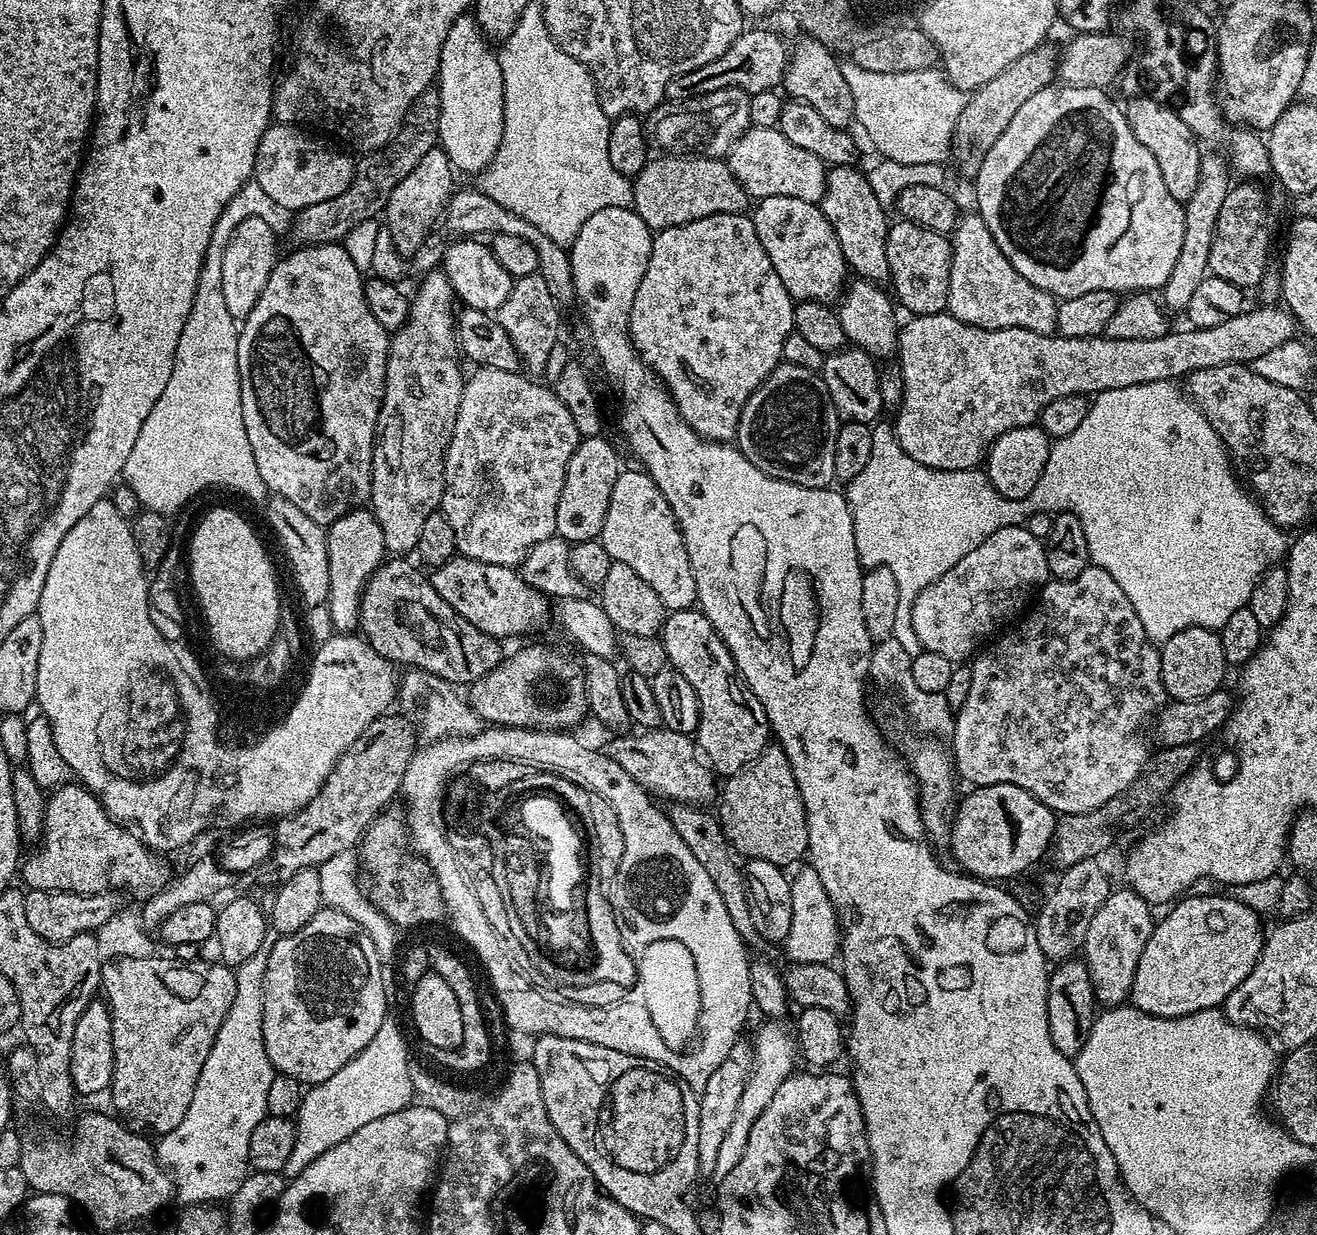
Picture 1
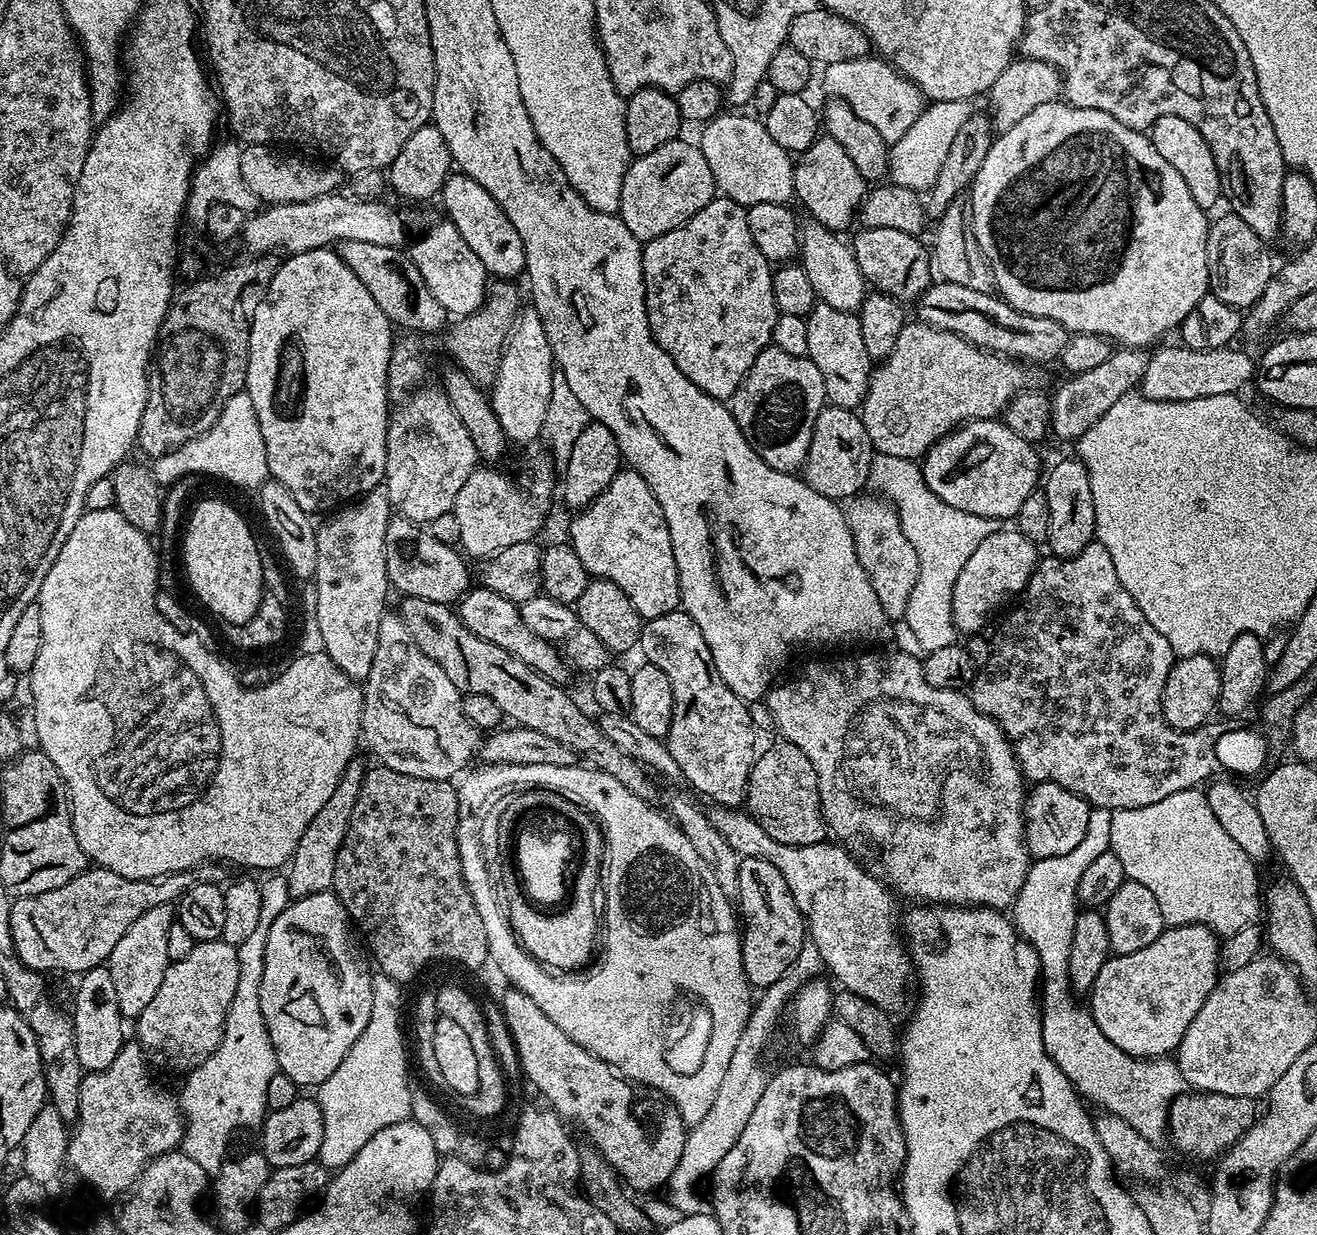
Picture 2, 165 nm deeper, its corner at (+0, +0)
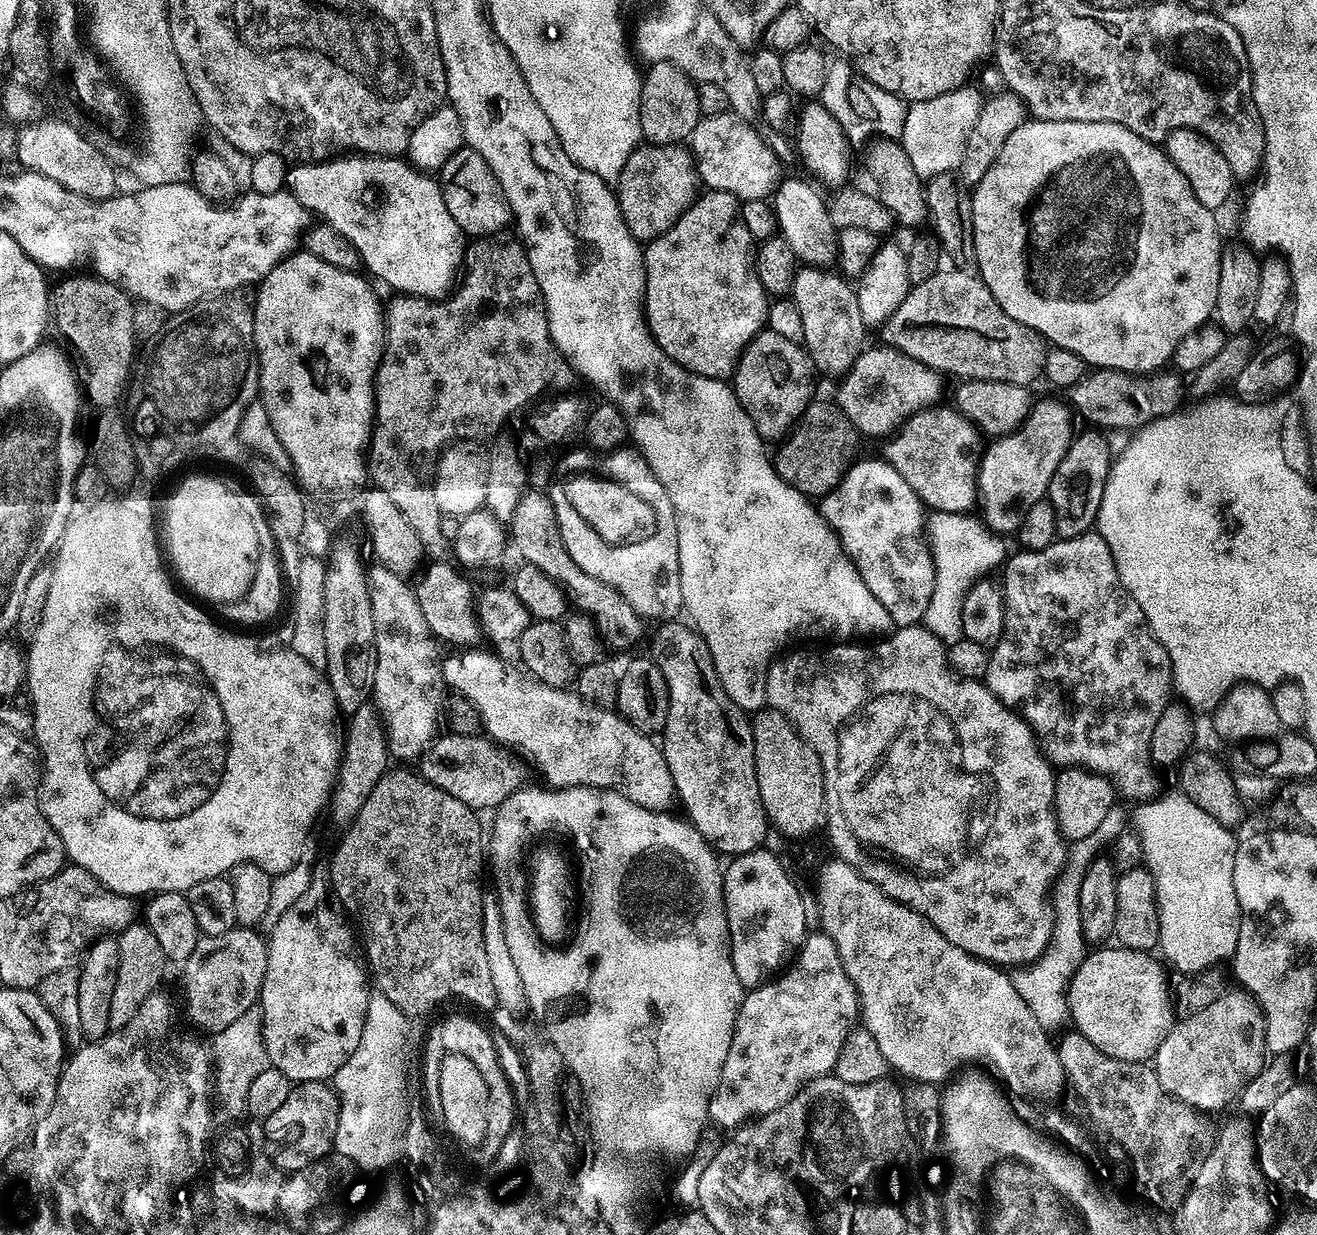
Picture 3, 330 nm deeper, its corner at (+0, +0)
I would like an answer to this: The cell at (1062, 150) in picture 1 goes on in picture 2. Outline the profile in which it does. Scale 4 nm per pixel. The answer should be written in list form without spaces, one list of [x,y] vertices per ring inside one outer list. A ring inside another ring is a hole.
[[[1063,99],[1052,100],[1038,106],[1038,110],[1030,110],[1018,126],[1010,126],[1010,130],[999,133],[986,153],[986,162],[982,162],[978,174],[972,179],[970,211],[972,233],[992,272],[995,291],[1007,304],[1014,306],[1014,310],[1038,318],[1054,318],[1054,322],[1067,328],[1069,333],[1085,332],[1103,336],[1126,348],[1147,349],[1148,344],[1155,345],[1155,340],[1166,335],[1171,328],[1172,331],[1179,329],[1186,317],[1195,312],[1200,299],[1209,295],[1206,266],[1209,213],[1200,208],[1194,198],[1190,198],[1190,189],[1186,182],[1182,182],[1182,174],[1178,174],[1178,170],[1174,170],[1174,166],[1170,166],[1158,150],[1154,150],[1151,139],[1144,132],[1122,126],[1118,118],[1102,110],[1079,108]]]

